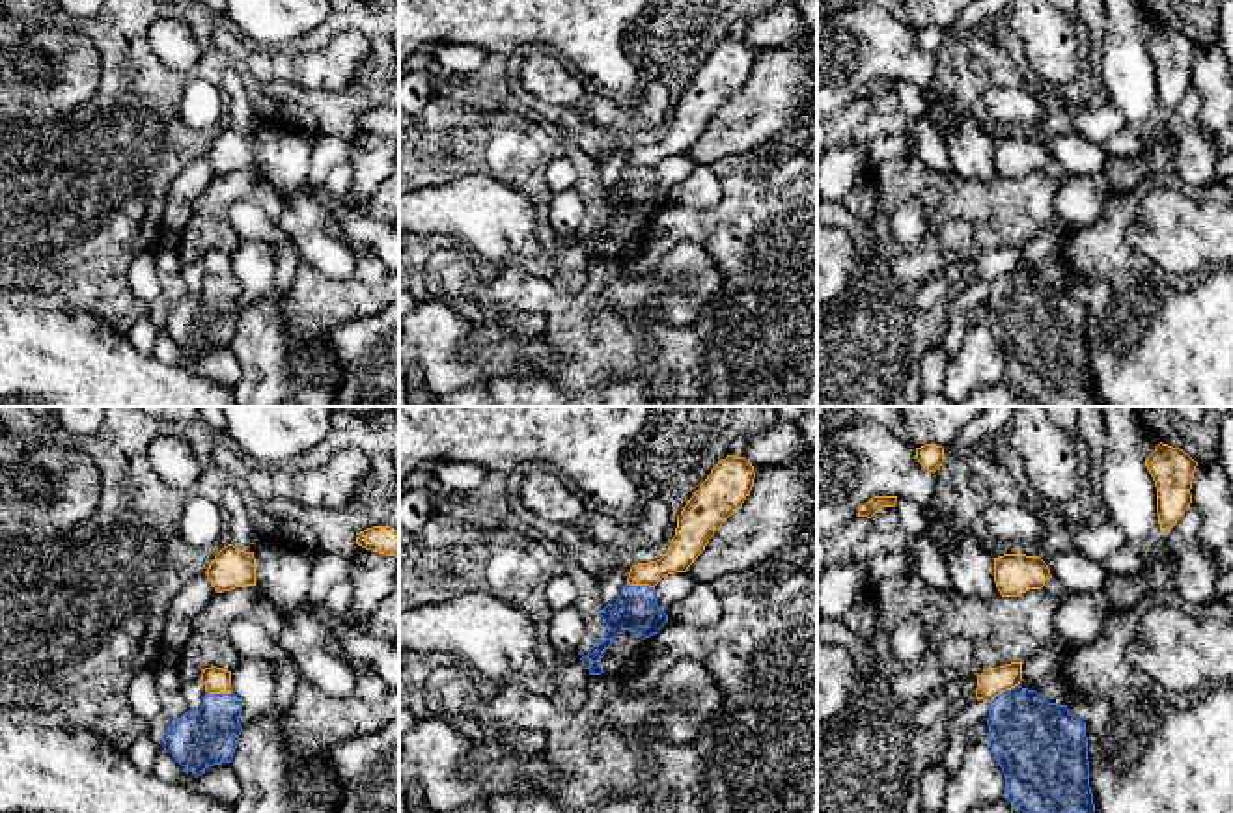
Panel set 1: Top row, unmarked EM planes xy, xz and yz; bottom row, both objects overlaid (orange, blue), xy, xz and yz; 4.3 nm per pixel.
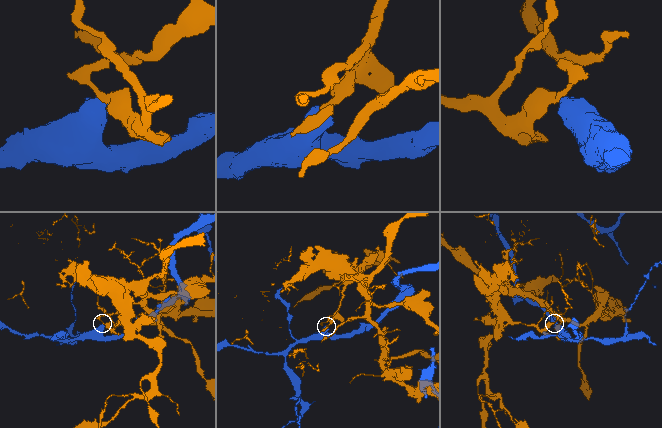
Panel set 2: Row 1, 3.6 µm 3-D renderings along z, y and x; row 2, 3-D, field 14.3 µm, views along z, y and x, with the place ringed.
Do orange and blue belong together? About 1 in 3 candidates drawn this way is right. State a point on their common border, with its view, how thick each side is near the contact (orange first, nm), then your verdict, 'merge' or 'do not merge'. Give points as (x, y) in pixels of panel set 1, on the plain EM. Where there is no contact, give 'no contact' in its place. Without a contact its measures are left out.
yz (1002, 273) | 120/360 nm | do not merge

